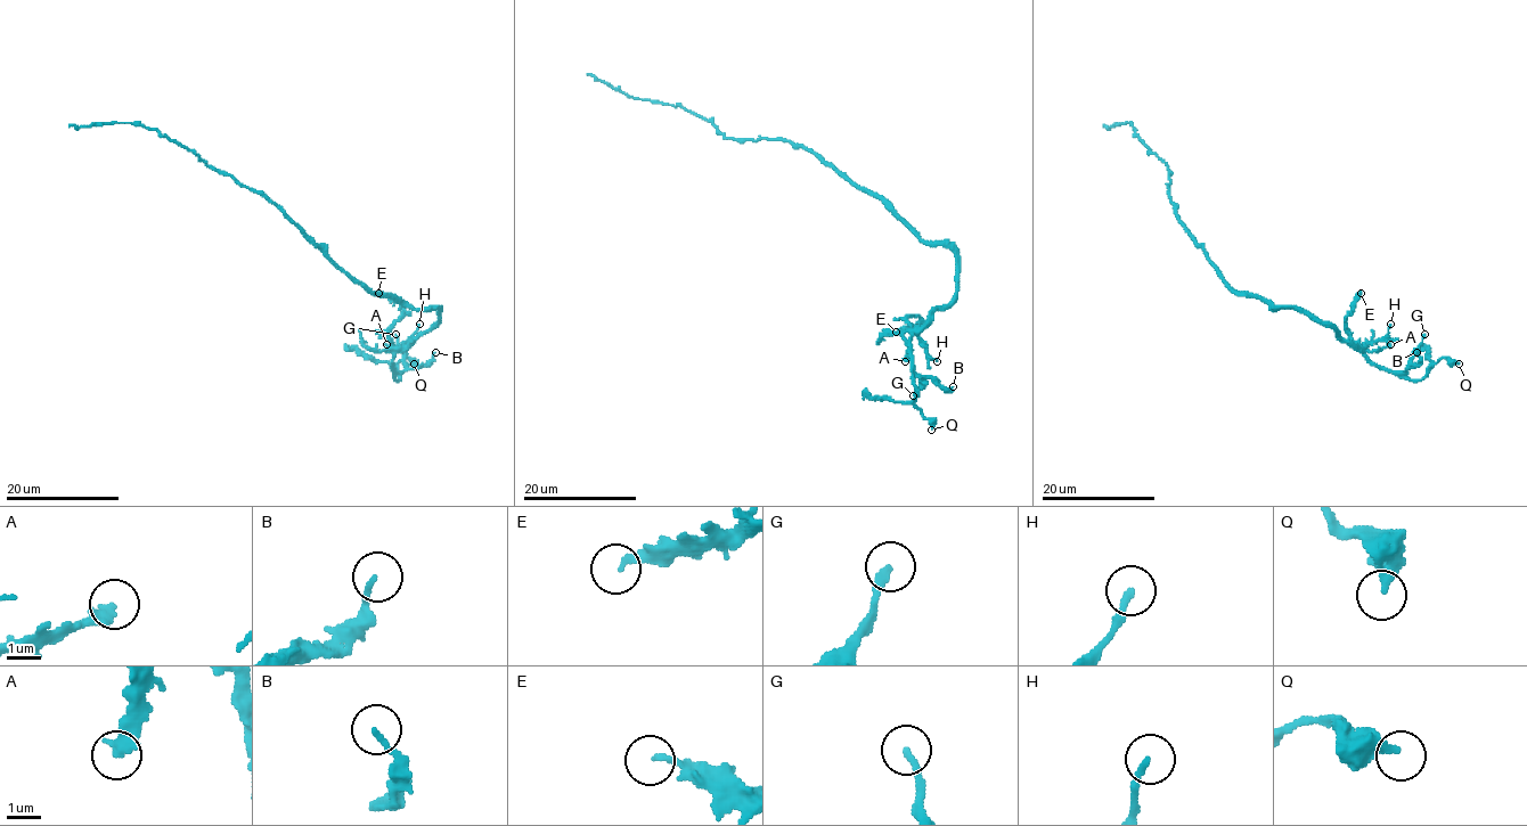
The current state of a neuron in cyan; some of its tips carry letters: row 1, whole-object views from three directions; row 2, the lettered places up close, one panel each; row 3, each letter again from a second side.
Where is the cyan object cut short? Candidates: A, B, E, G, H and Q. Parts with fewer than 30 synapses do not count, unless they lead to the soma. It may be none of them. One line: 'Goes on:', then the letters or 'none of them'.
Goes on: none of them

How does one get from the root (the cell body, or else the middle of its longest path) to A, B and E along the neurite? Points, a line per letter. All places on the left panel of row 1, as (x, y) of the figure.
A: (350, 278), (374, 293), (392, 294), (407, 307), (438, 309), (438, 320), (408, 346), (385, 351), (386, 344)
B: (350, 278), (407, 307), (438, 309), (438, 320), (395, 353), (395, 370), (424, 367), (435, 352)
E: (350, 278), (407, 307), (438, 309), (438, 320), (408, 346), (395, 346), (390, 329), (402, 309), (378, 293)

